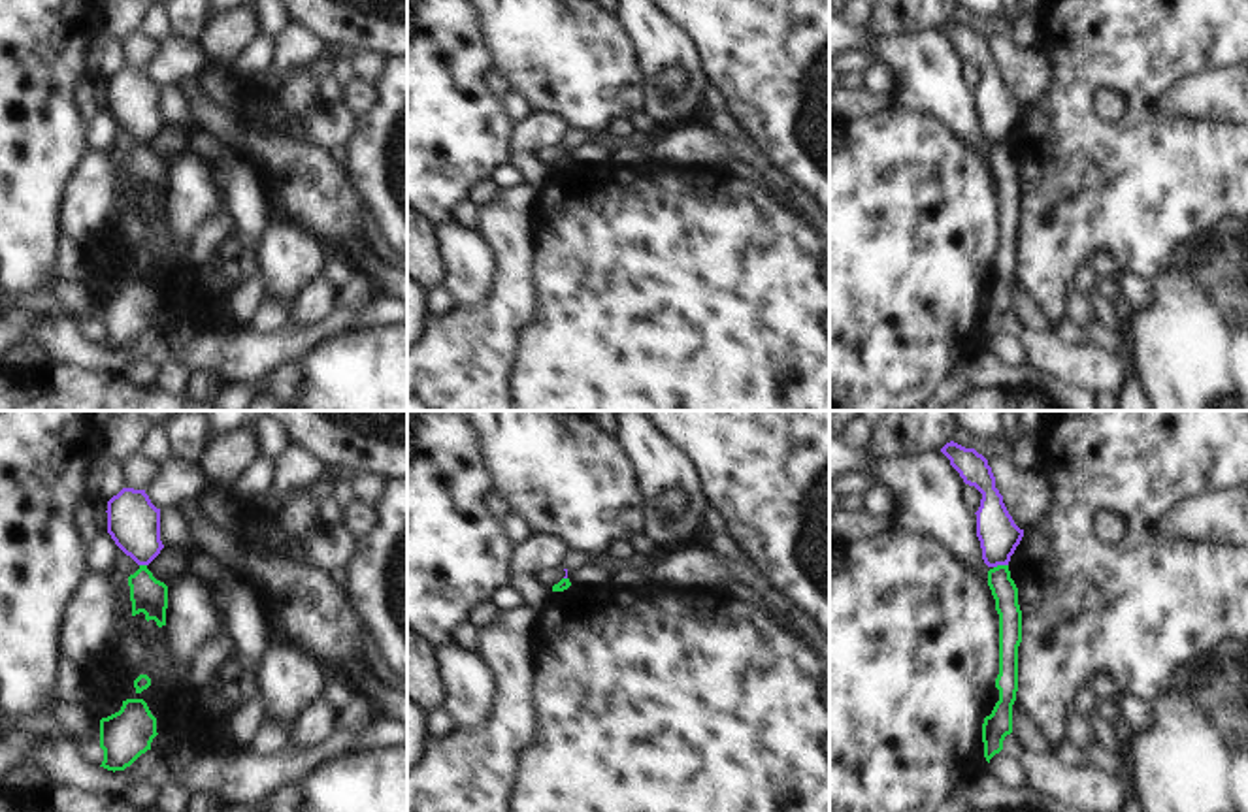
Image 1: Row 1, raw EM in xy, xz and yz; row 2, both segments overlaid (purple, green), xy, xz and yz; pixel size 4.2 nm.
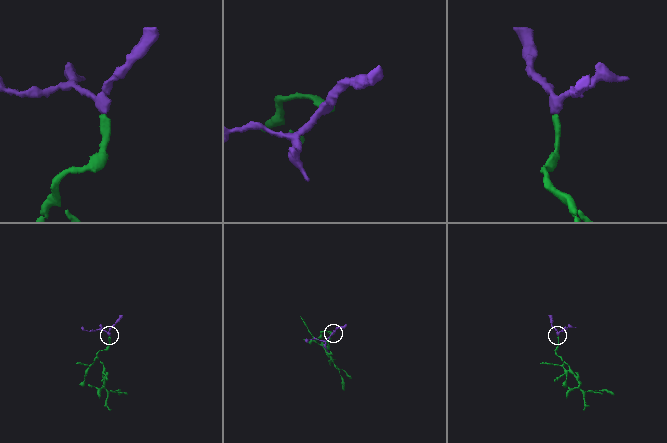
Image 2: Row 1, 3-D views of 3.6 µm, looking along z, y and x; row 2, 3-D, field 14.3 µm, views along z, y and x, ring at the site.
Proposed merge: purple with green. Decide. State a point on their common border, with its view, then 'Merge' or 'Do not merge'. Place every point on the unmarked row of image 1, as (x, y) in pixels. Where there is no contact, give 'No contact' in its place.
Touches purple at yz (1000, 142). Do not merge.

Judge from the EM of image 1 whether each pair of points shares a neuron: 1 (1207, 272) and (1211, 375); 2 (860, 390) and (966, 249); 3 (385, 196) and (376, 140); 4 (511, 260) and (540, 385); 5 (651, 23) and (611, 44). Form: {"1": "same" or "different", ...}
{"1": "same", "2": "same", "3": "same", "4": "different", "5": "different"}

